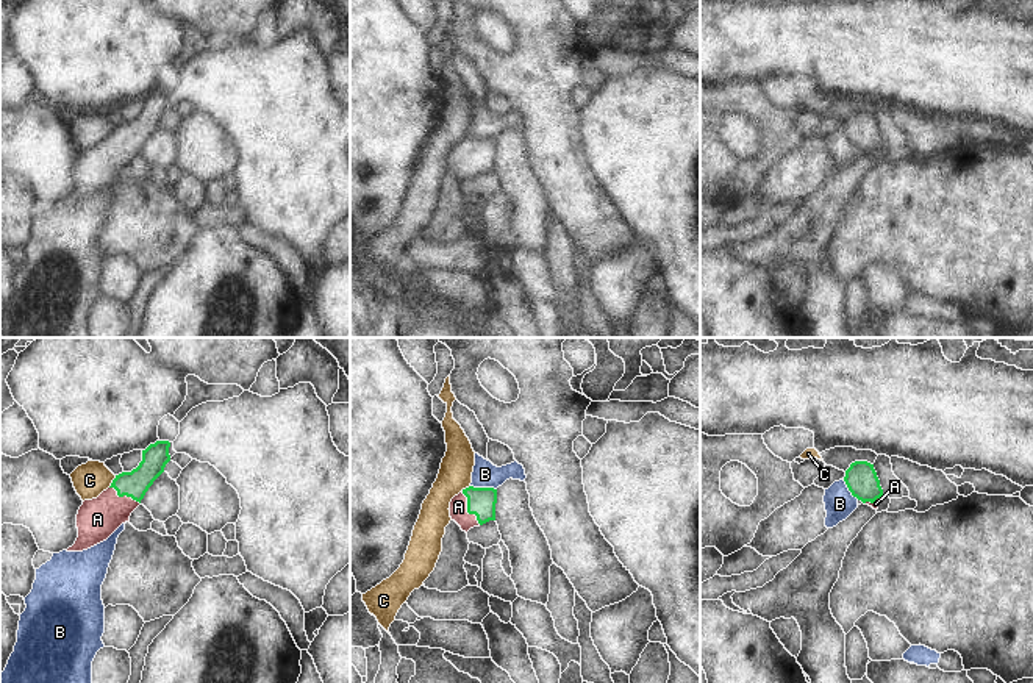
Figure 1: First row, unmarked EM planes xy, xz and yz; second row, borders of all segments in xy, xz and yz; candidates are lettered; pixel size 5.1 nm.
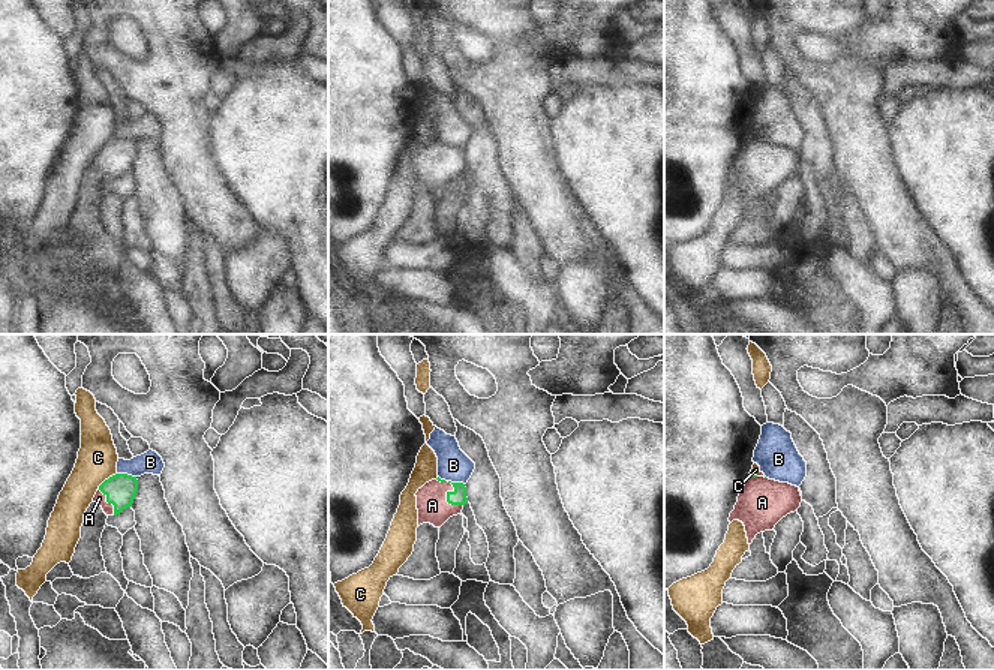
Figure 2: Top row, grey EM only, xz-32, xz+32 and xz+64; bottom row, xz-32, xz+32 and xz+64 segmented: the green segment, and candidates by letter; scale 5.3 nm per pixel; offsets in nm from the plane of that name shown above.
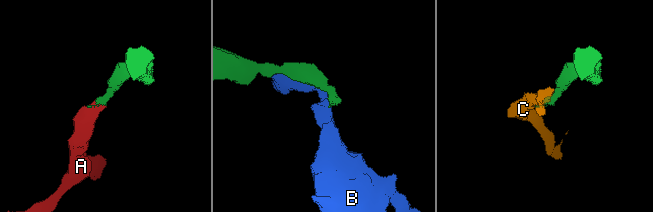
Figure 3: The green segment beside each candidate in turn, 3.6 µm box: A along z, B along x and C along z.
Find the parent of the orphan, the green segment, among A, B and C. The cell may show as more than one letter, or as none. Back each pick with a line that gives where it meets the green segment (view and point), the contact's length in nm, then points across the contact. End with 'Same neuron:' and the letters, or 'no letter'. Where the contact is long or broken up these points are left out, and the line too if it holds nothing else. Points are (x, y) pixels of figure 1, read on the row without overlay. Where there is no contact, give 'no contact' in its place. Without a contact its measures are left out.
A: xz (468, 160) | 190 nm | across xz (482, 152), (468, 160), (458, 157)
Same neuron: A

